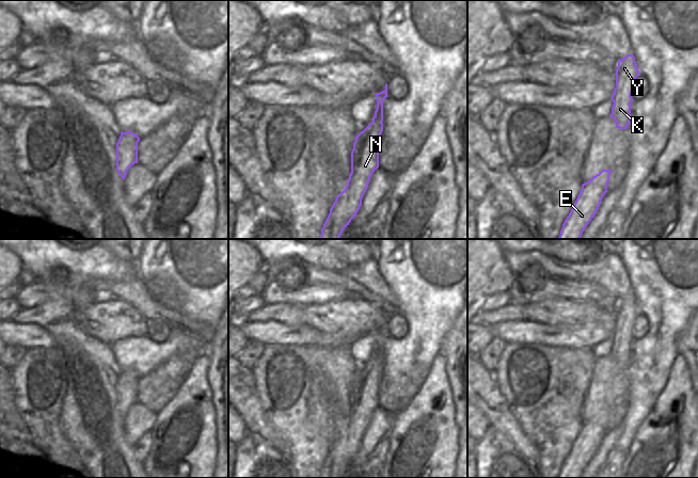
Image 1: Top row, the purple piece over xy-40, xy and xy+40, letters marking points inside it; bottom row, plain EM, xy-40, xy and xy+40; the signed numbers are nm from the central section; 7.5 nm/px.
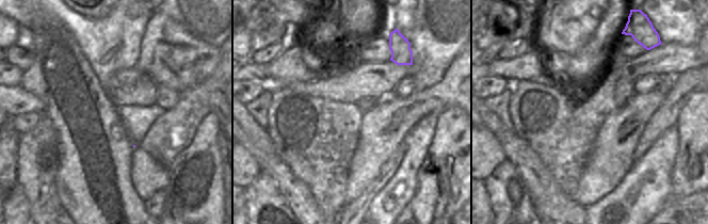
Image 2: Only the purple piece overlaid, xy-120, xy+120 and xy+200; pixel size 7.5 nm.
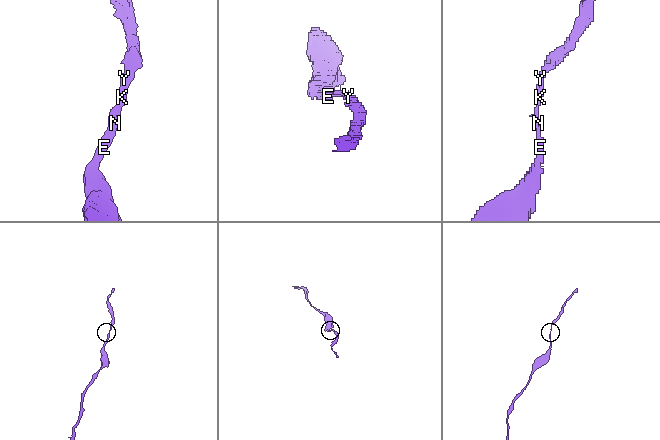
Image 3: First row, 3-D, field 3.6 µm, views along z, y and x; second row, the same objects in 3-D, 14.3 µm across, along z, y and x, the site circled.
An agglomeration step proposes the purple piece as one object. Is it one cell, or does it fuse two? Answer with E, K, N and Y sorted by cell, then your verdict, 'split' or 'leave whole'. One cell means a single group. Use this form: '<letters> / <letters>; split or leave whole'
E K N Y; leave whole

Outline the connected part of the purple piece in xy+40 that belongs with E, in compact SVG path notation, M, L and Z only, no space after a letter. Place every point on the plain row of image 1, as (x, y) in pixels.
M602 409L582 424L582 429L562 463L558 478L581 478L607 431L610 412L612 409Z

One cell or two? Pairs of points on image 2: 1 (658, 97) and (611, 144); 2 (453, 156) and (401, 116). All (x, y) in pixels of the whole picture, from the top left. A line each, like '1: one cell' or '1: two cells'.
1: one cell
2: two cells

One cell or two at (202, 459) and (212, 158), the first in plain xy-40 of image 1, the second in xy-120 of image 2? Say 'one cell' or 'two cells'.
one cell

